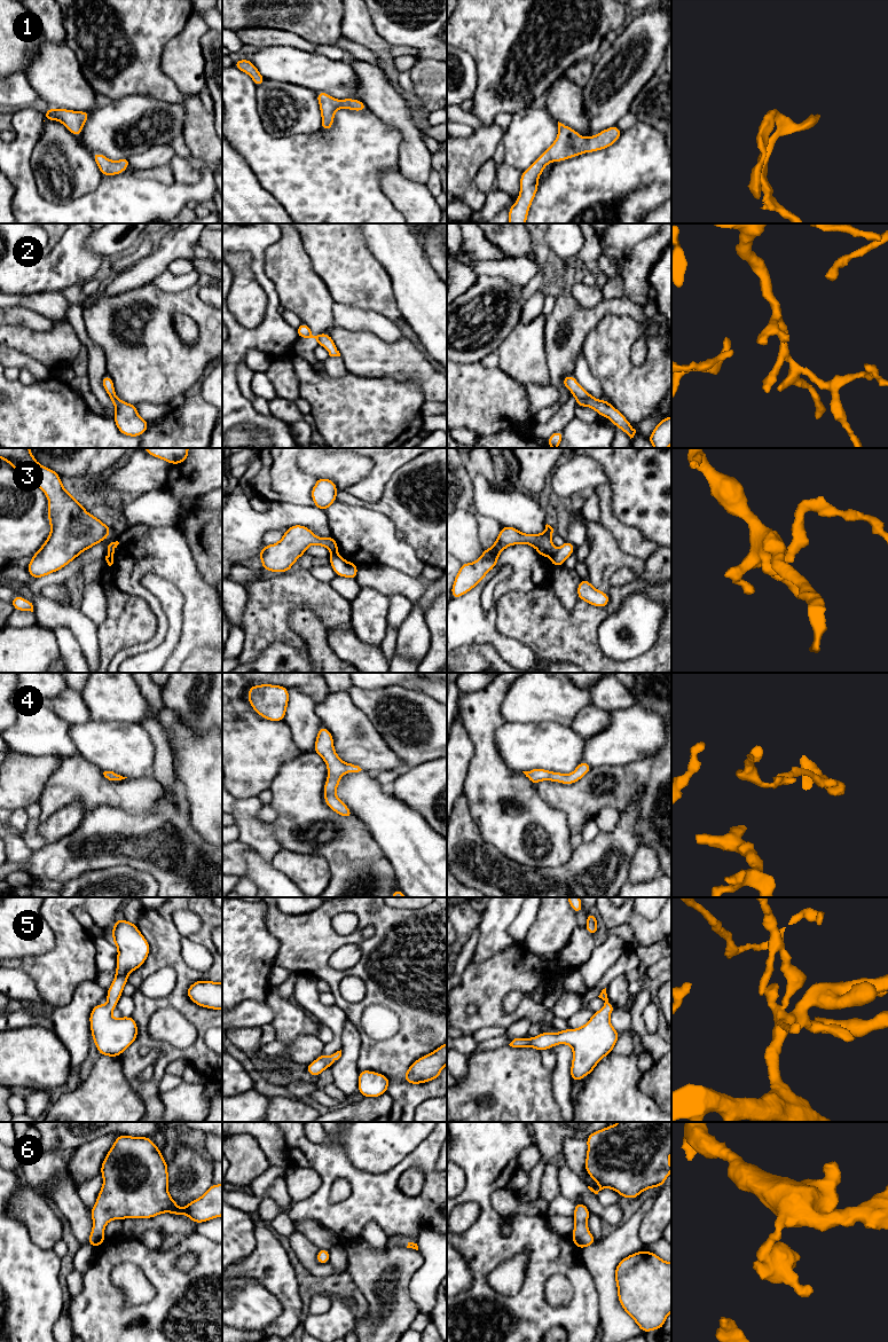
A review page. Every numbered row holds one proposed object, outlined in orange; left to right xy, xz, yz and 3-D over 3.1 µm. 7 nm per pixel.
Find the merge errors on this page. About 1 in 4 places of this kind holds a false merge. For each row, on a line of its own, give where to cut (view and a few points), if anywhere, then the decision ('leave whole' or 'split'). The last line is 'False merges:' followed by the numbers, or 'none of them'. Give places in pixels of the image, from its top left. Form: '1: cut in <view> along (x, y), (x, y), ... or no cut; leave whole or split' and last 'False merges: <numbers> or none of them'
1: no cut; leave whole
2: no cut; leave whole
3: cut in xy along (114, 549), (108, 552); split
4: no cut; leave whole
5: no cut; leave whole
6: no cut; leave whole
False merges: 3

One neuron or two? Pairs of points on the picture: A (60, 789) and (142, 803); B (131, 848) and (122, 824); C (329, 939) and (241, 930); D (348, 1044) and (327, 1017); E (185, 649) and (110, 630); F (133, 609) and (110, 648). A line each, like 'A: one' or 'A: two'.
A: one
B: one
C: two
D: two
E: two
F: one

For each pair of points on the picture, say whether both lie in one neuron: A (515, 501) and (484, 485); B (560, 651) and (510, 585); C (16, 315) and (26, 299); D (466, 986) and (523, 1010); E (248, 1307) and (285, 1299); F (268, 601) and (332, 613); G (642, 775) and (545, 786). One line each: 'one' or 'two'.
A: one
B: two
C: two
D: one
E: two
F: one
G: one

